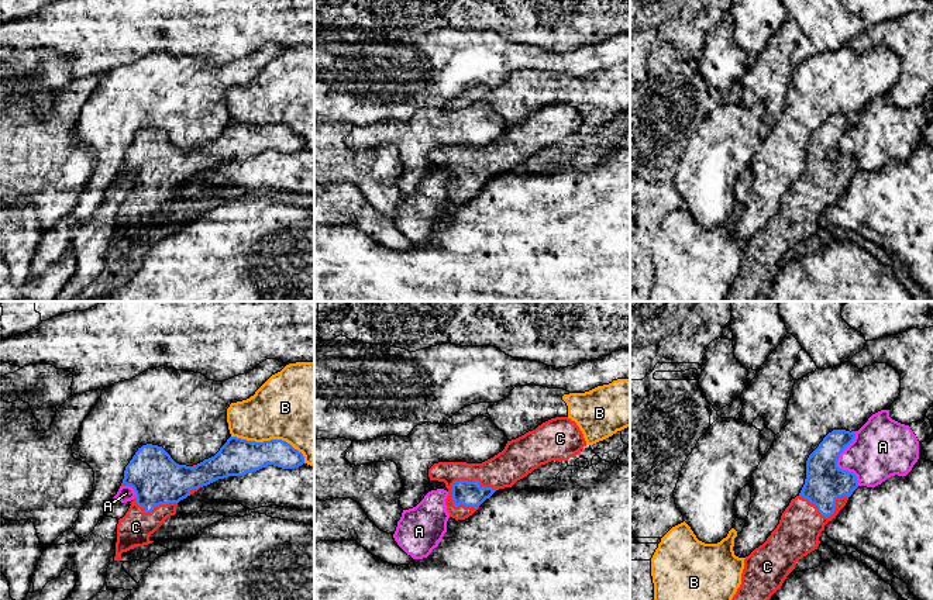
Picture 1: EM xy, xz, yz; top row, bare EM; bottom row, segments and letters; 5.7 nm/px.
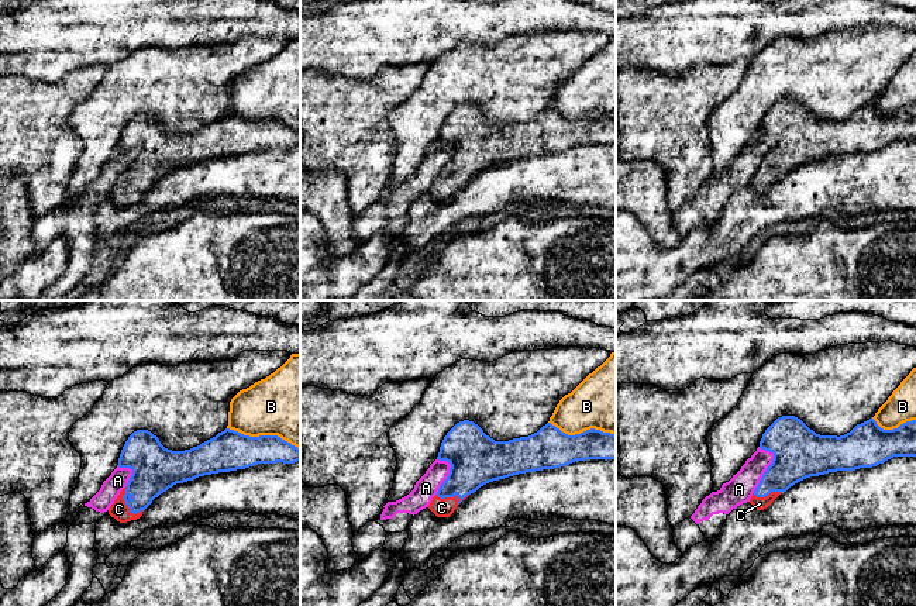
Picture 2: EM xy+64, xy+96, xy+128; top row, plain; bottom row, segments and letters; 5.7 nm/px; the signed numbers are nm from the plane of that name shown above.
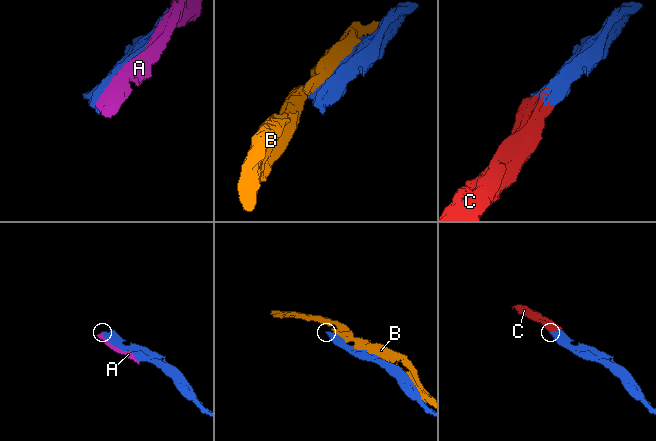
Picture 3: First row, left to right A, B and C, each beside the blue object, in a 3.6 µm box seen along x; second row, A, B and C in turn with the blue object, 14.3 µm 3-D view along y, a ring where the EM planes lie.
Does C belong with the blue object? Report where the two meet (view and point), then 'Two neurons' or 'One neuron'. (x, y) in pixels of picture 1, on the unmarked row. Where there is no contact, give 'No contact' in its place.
Touches blue at xz (465, 165). One neuron

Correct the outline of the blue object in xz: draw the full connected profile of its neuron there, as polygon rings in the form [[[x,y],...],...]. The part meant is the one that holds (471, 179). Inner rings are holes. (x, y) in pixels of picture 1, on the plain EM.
[[[555,101],[507,125],[502,137],[482,148],[438,146],[428,154],[428,162],[445,168],[450,201],[465,204],[496,175],[512,172],[551,145],[568,145],[585,131],[586,125],[575,106]]]

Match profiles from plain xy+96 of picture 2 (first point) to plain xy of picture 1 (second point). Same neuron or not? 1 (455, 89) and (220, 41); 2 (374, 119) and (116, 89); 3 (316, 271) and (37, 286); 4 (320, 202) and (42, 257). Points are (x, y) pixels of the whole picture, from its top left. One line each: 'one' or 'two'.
1: two
2: two
3: one
4: two

